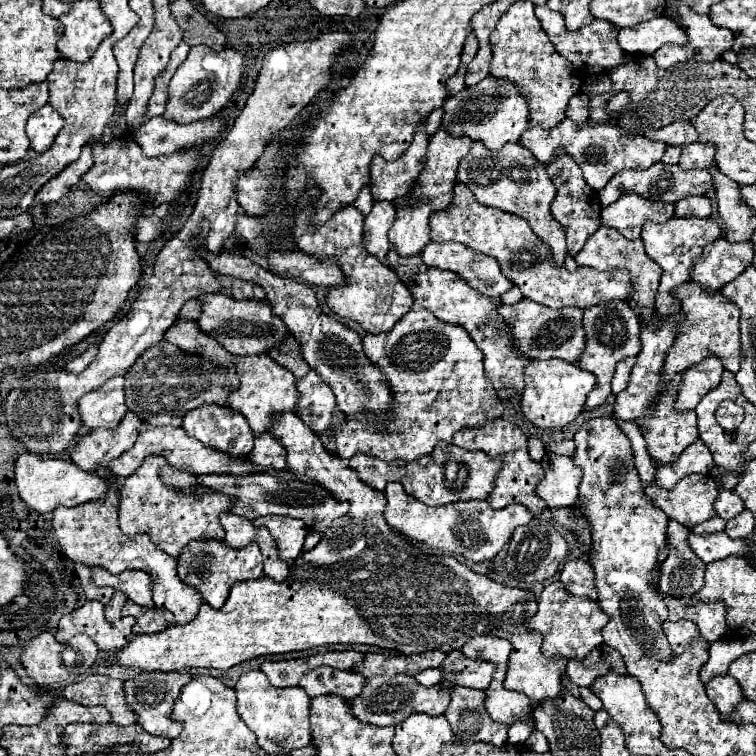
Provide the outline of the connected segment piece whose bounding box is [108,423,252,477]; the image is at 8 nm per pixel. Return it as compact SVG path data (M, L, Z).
M144 423L140 429L138 429L138 439L134 443L132 449L128 449L124 455L120 455L118 459L114 459L108 467L114 475L118 477L128 477L132 475L146 457L150 455L160 455L164 459L168 459L170 465L176 465L176 467L190 467L196 475L206 475L206 473L216 473L216 475L248 475L252 473L250 467L252 463L248 461L248 457L244 459L230 459L230 455L220 455L220 451L212 451L210 447L206 449L204 445L196 443L196 439L188 437L188 433L182 429L182 427L172 427L172 425L166 425L166 427L154 427L154 425L148 425Z

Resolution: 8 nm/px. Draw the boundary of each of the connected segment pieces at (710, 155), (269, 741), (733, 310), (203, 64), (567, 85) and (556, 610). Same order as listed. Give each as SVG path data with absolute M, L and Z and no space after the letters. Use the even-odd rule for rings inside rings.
M690 143L688 147L682 147L680 157L680 169L710 169L716 167L714 163L714 147L712 143Z
M252 669L238 679L236 695L240 719L256 733L258 747L264 749L266 753L290 753L310 743L310 721L308 721L310 699L304 689L300 687L276 689L268 683L268 677L262 671Z
M684 283L672 291L672 295L680 301L684 321L676 333L672 349L668 349L668 355L664 359L662 367L662 377L660 377L660 387L664 387L674 379L674 375L684 373L686 369L698 365L702 359L716 355L726 371L736 373L738 363L740 363L740 329L738 329L738 319L740 311L736 305L728 303L720 291L716 295L708 295L698 287L696 283Z
M206 45L192 47L186 61L176 69L168 85L168 101L162 117L186 125L216 115L230 101L232 93L238 89L242 71L244 71L242 53L234 49L222 49L220 53L216 53Z
M530 1L514 3L498 21L496 29L490 35L492 45L492 63L490 75L496 79L508 79L518 85L520 95L528 101L530 121L528 127L540 125L542 129L552 129L566 119L564 111L572 95L580 91L584 73L570 65L550 43L548 35L540 27L540 21L534 15L534 5Z
M552 581L538 597L538 613L530 619L528 627L542 633L542 653L556 659L584 659L592 649L602 645L602 627L608 623L608 615L600 605L588 597L568 595L560 581Z

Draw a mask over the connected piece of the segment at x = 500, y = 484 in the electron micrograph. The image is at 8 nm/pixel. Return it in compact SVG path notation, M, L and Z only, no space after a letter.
M490 419L484 425L466 427L466 429L456 431L452 443L456 443L458 447L464 447L468 451L484 451L486 455L502 457L502 467L500 467L500 473L496 475L494 489L486 499L492 509L504 509L512 503L524 505L534 515L540 515L544 509L548 509L548 505L536 495L536 485L544 479L544 469L540 463L530 459L528 445L526 445L528 437L522 433L522 429L518 425L514 425L506 419Z

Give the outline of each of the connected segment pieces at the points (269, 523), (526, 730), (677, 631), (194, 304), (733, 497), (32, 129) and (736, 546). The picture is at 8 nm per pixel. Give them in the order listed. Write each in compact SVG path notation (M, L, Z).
M268 515L268 519L258 519L258 525L266 527L274 539L276 545L280 549L280 557L284 561L296 559L302 551L304 545L304 537L308 533L308 527L304 527L304 523L300 523L300 519L280 519L274 515Z
M524 721L514 723L514 725L508 729L508 741L510 741L510 743L524 743L530 733L532 733L532 727L528 727L528 723L524 723Z
M686 619L676 621L676 623L664 621L664 633L676 653L684 651L684 647L688 647L688 643L692 643L692 639L700 637L700 633L696 631L696 625Z
M190 299L190 301L180 309L178 321L180 321L180 319L196 319L198 313L200 313L200 303L198 303L196 299Z
M720 487L718 491L720 491L720 495L718 495L716 503L714 503L714 509L716 509L716 513L718 513L724 521L730 521L730 519L734 519L738 513L744 511L744 503L740 503L740 497L738 497L734 491L724 491L722 487Z
M44 105L42 111L36 111L28 119L26 133L28 133L28 139L30 139L30 147L36 153L46 151L54 143L54 139L60 133L60 129L62 129L60 115L50 105Z
M724 531L712 533L712 535L690 533L688 545L704 563L712 563L728 555L744 555L750 549L750 545L744 539L736 539L736 541L728 539Z

